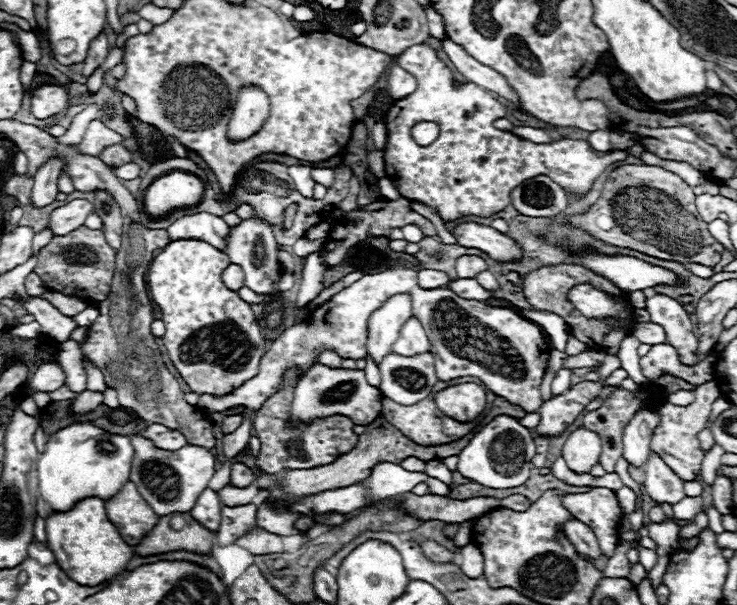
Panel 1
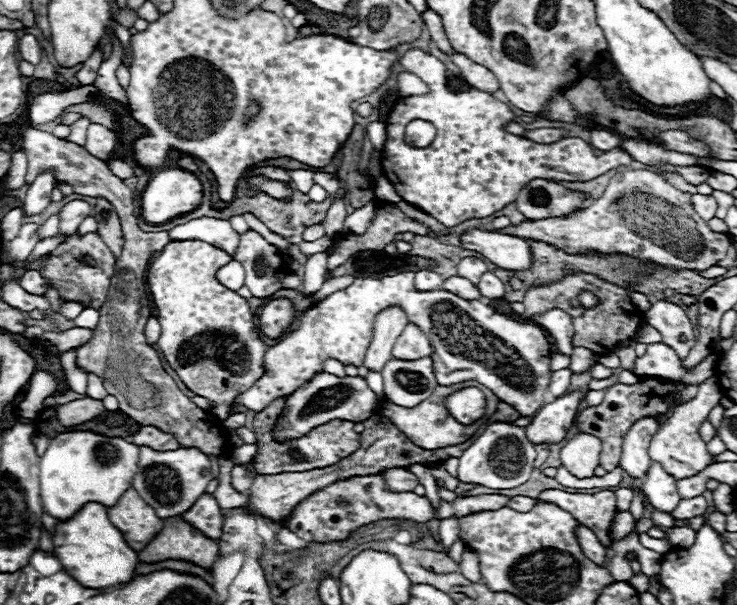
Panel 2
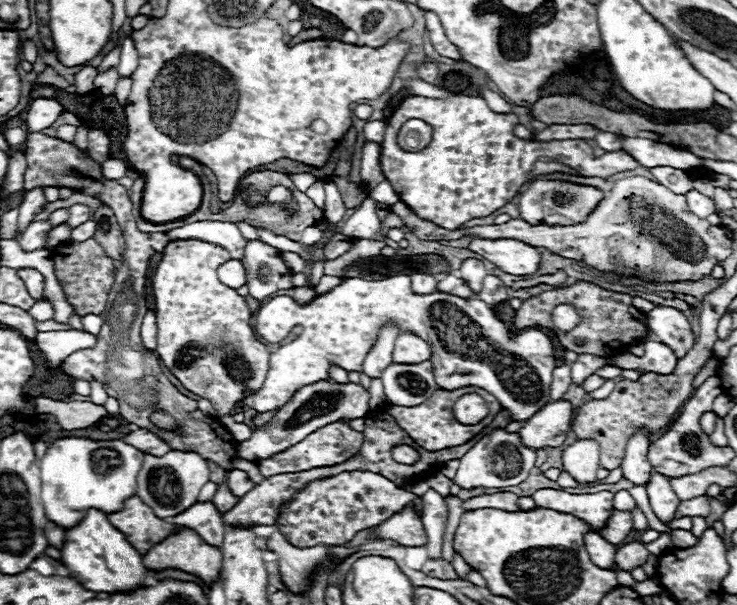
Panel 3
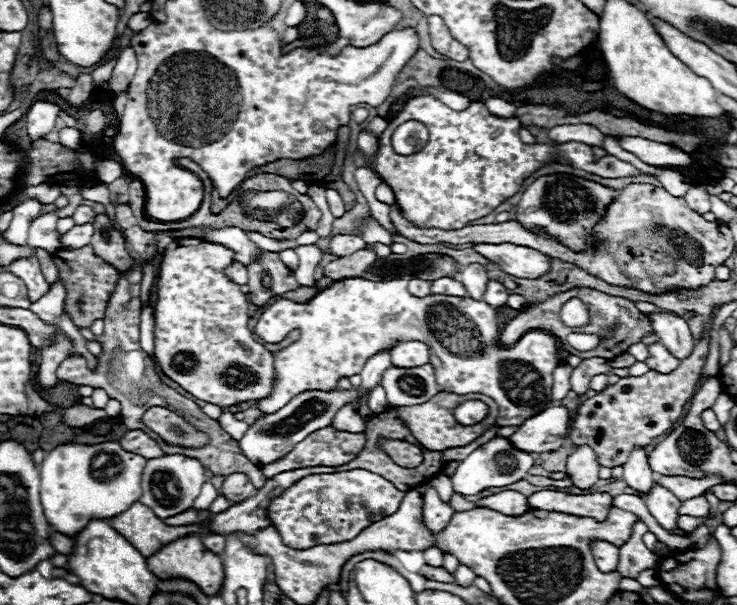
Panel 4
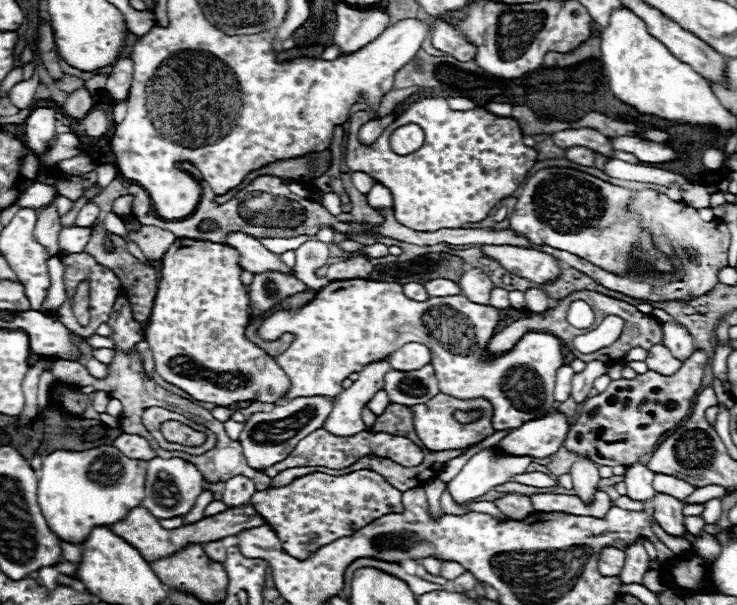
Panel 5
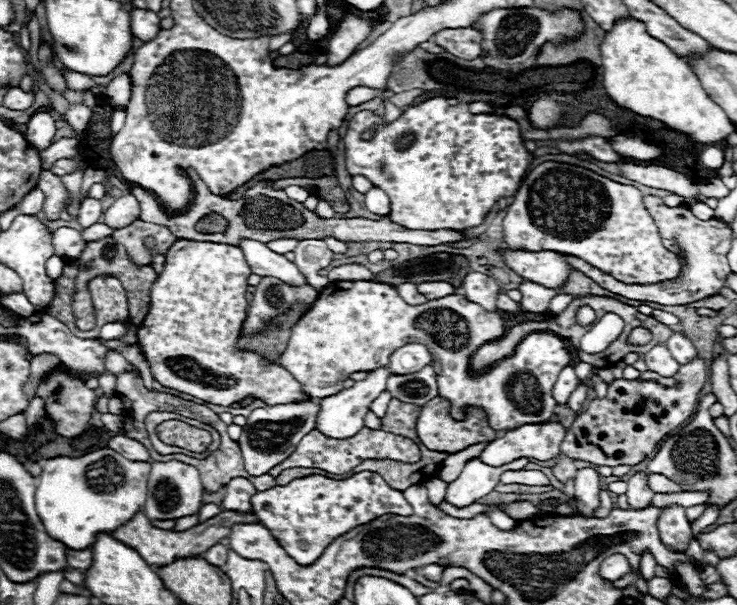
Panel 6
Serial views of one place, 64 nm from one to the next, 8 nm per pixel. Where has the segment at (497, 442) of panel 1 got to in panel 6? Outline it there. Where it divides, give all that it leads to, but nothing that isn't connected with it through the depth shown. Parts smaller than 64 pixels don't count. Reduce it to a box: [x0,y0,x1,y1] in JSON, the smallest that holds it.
[446,460,530,508]

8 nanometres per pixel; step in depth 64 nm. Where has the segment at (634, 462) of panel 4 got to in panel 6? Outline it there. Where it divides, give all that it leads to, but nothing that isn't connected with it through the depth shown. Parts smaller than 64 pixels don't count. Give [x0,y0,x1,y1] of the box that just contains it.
[626,474,654,510]

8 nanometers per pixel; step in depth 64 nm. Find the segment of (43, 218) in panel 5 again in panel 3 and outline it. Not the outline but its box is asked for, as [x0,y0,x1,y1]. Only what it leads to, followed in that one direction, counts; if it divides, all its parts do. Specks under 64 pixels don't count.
[18,220,50,250]

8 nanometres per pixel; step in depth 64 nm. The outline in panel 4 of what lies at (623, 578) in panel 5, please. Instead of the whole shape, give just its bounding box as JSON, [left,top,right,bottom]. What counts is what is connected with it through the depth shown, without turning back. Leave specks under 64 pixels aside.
[618,522,660,580]

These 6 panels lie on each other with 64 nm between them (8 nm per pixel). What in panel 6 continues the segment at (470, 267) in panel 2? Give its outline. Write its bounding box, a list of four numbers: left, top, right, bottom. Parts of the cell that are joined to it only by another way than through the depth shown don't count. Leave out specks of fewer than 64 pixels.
[460,272,500,312]

